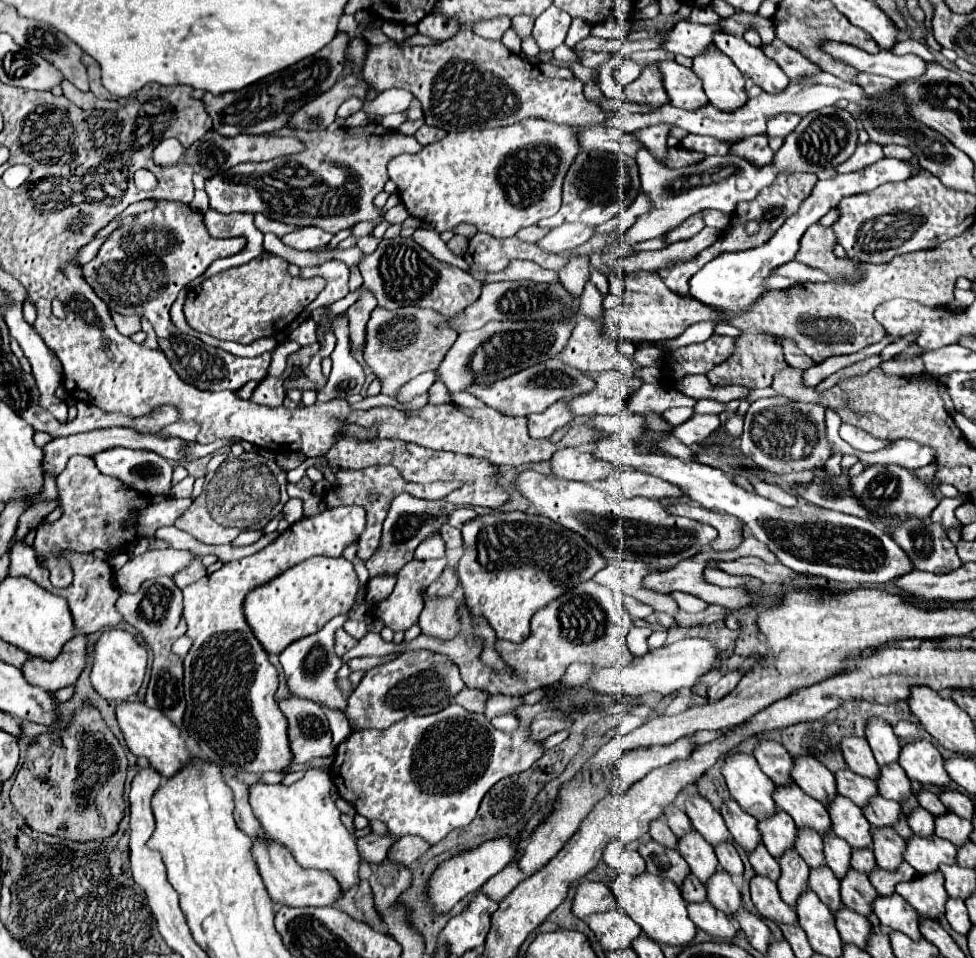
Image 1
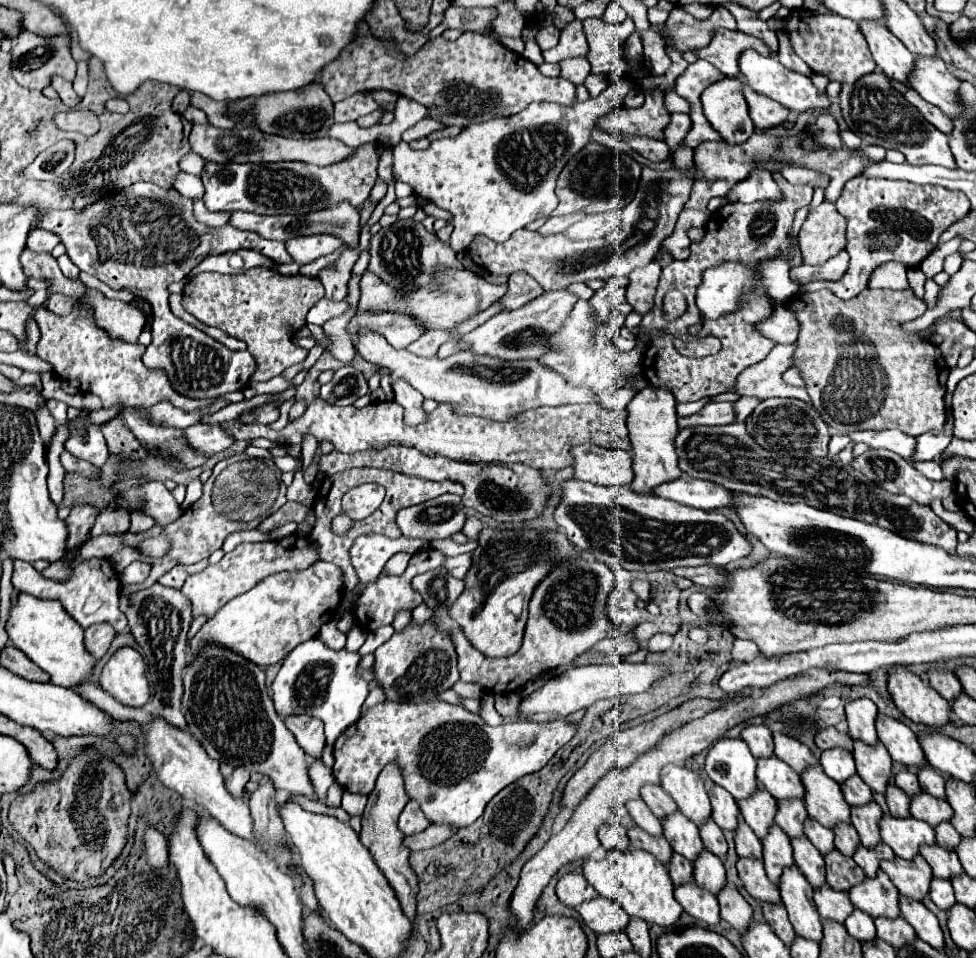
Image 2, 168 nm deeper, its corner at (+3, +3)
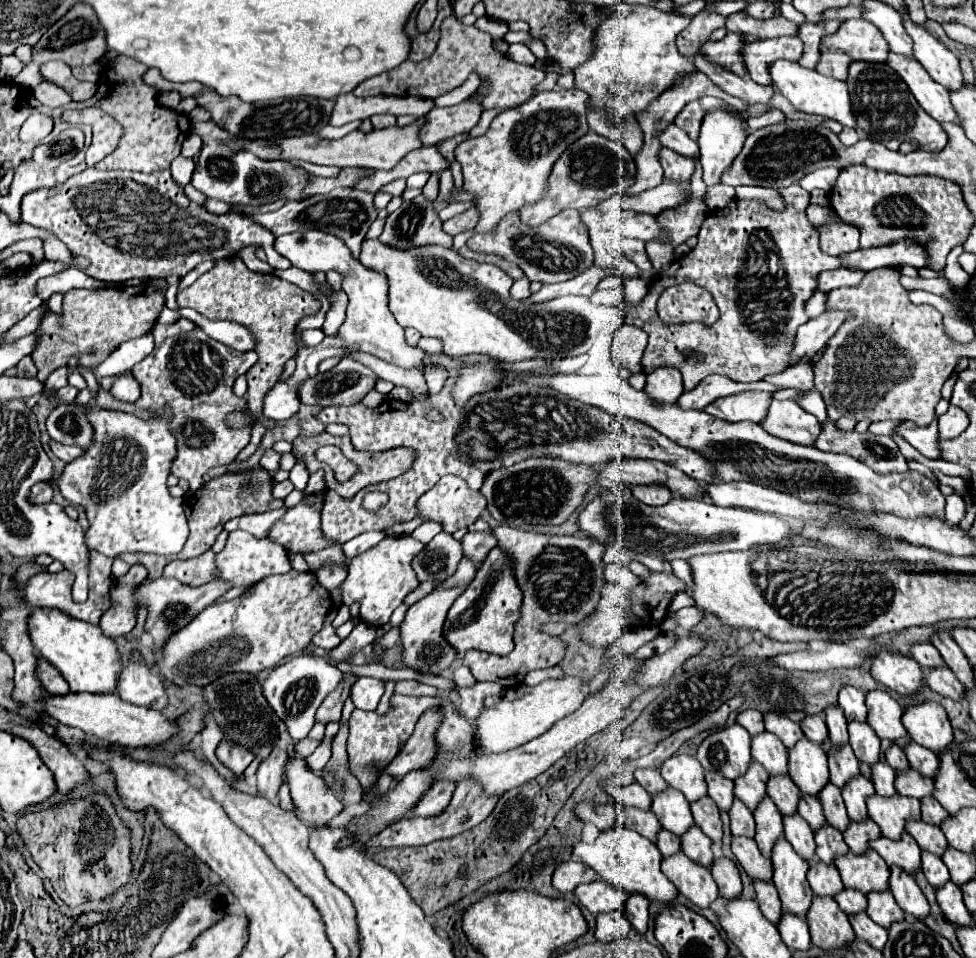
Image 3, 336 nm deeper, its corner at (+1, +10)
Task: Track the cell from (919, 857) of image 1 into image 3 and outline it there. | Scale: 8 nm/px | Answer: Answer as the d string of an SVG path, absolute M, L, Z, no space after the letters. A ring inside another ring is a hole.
M870 796L868 798L868 816L880 826L886 838L898 840L906 832L906 824L910 820L920 820L920 800L906 796Z

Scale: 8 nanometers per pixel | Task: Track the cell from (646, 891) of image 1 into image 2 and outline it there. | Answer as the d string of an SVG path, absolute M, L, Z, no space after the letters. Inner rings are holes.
M626 849L626 851L608 851L602 861L594 857L586 857L582 865L582 873L590 885L602 895L624 907L624 911L632 919L644 919L648 923L656 923L662 927L672 927L682 915L682 905L674 899L674 885L662 865L654 855L644 849Z

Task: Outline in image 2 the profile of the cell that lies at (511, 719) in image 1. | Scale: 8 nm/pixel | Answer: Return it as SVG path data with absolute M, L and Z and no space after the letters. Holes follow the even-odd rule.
M484 693L480 697L480 713L478 713L488 725L502 725L504 719L494 709L494 693Z

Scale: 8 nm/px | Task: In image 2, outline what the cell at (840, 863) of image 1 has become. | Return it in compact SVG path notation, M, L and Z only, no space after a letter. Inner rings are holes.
M806 819L804 821L804 835L812 841L812 845L822 853L826 855L826 851L832 851L834 849L834 839L832 839L832 829L820 825L816 819Z

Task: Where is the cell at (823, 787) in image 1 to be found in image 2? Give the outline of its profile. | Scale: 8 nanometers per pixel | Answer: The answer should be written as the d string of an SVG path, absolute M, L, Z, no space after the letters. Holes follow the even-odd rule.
M772 733L772 737L774 737L774 753L790 767L794 767L794 771L802 773L806 771L806 767L812 767L816 763L812 751L804 743L798 743L798 739L788 737L784 733Z

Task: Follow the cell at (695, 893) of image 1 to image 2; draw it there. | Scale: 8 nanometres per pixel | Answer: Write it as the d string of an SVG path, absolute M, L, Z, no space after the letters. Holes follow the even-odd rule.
M672 853L672 859L668 863L668 873L670 873L670 879L674 881L674 885L682 885L692 879L692 863L688 859L684 859L682 855Z

